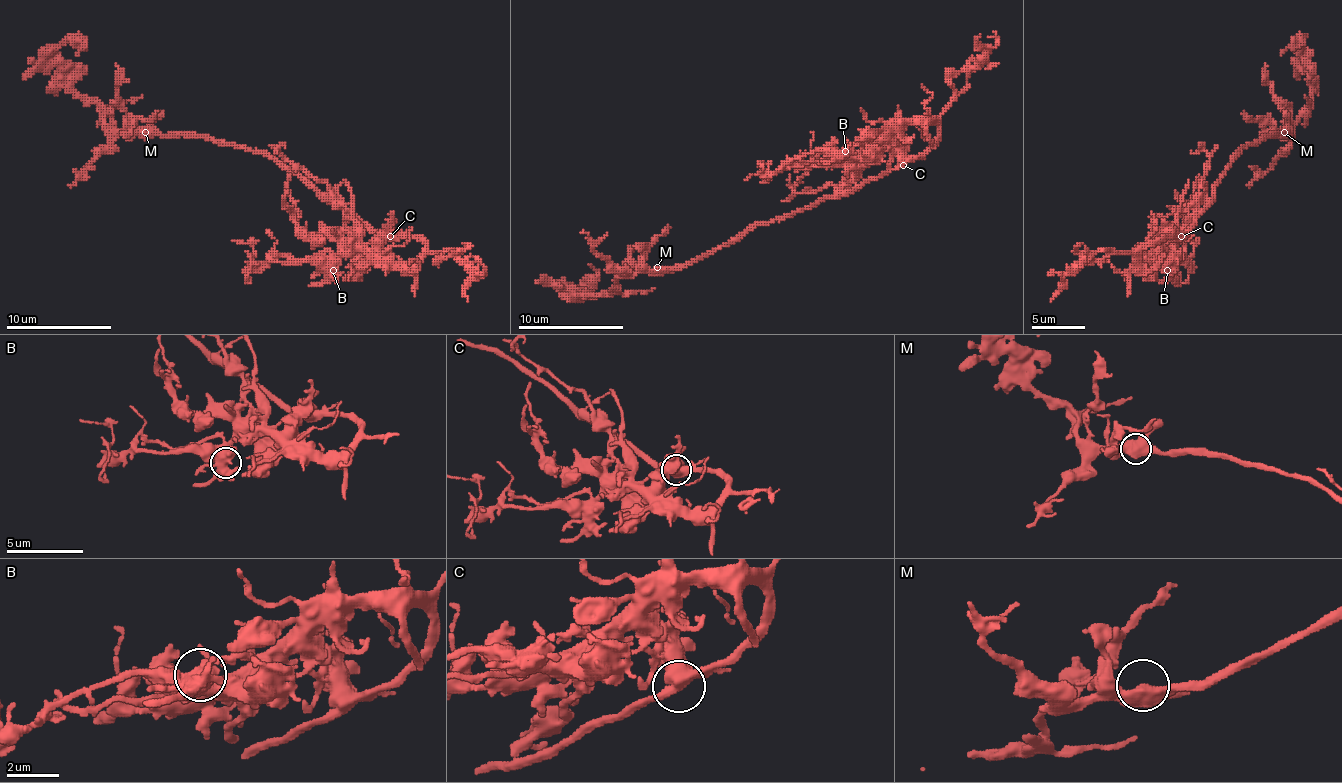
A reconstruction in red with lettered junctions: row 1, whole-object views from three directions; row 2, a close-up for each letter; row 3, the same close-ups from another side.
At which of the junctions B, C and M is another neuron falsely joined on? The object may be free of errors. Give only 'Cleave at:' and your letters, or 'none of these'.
Cleave at: none of these

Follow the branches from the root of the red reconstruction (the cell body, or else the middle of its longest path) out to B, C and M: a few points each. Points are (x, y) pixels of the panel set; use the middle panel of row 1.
B: (787, 217), (832, 198), (856, 177), (856, 164), (845, 151)
C: (787, 217), (827, 198), (842, 196), (866, 180), (882, 177), (903, 164)
M: (787, 217), (747, 227), (726, 243), (684, 264), (657, 267)

